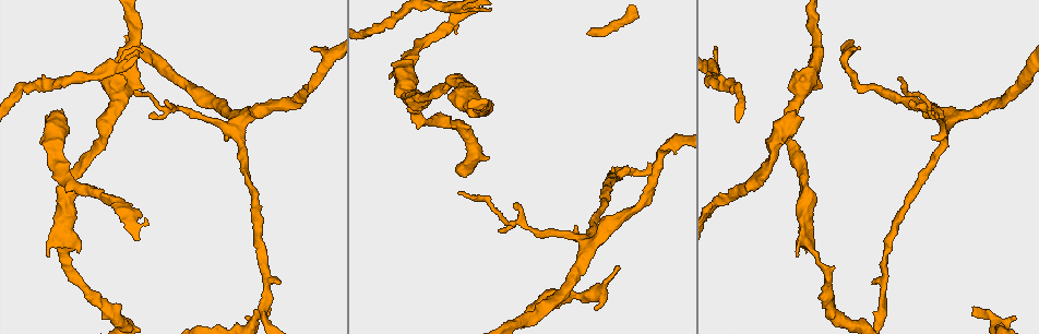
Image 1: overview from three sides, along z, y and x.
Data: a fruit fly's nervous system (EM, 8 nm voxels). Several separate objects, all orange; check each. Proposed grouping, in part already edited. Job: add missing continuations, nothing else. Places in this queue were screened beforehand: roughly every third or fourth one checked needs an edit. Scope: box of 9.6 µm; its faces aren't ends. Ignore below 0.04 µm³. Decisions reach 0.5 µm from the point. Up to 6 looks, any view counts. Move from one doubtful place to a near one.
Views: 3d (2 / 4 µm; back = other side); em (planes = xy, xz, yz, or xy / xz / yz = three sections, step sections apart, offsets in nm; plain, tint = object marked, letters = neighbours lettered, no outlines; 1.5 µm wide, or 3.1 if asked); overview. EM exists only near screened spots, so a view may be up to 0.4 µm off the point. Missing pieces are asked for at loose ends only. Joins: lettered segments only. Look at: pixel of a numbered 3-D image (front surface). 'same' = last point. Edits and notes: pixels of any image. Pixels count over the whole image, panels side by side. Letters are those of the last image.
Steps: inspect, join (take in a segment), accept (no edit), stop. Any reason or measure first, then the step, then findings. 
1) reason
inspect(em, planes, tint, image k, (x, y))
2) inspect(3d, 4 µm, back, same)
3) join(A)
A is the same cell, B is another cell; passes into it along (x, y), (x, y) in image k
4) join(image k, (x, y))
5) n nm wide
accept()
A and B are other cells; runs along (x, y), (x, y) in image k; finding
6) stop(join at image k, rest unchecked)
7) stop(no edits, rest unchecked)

branch stops here
inspect(em, planes, tint, image 1, (931, 137))

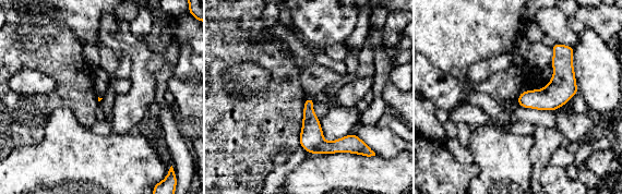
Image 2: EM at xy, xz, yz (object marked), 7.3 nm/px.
what lies round it
inspect(em, planes, letters, same)

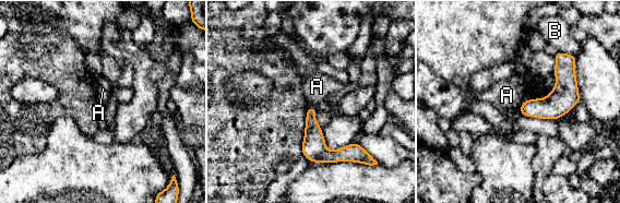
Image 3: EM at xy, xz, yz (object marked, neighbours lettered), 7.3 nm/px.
accept()
A and B are other cells; border along (308, 106), (316, 108) in image 3; none of them fits

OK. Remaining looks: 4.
branch stops here
inspect(3d, 4 µm, image 1, (855, 50))

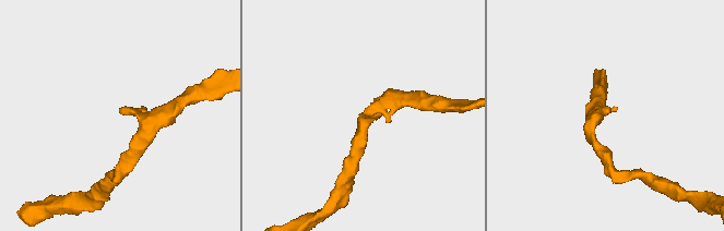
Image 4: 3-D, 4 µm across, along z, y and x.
inspect(em, planes, letters, image 4, (119, 110))

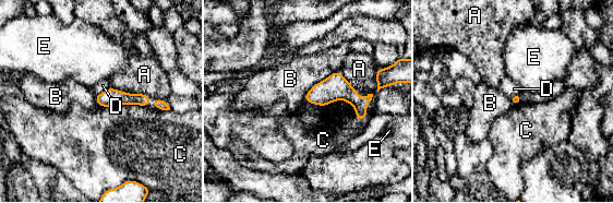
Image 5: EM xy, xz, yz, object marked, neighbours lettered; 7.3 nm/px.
accept()
A, B, C, D and E are other cells; none of them fits

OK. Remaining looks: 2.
thin end
inspect(em, xz, step 8, letters, image 1, (151, 118))

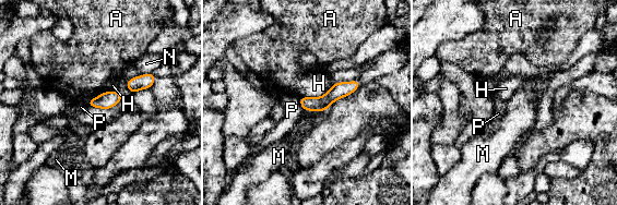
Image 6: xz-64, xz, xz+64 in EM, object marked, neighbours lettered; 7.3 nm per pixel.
110 nm wide
accept()
A, H, M, N and P are other cells; border along (305, 109), (324, 111) in image 6; no lettered segment goes on from it

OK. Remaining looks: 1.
stop(no edits, rest unchecked)

